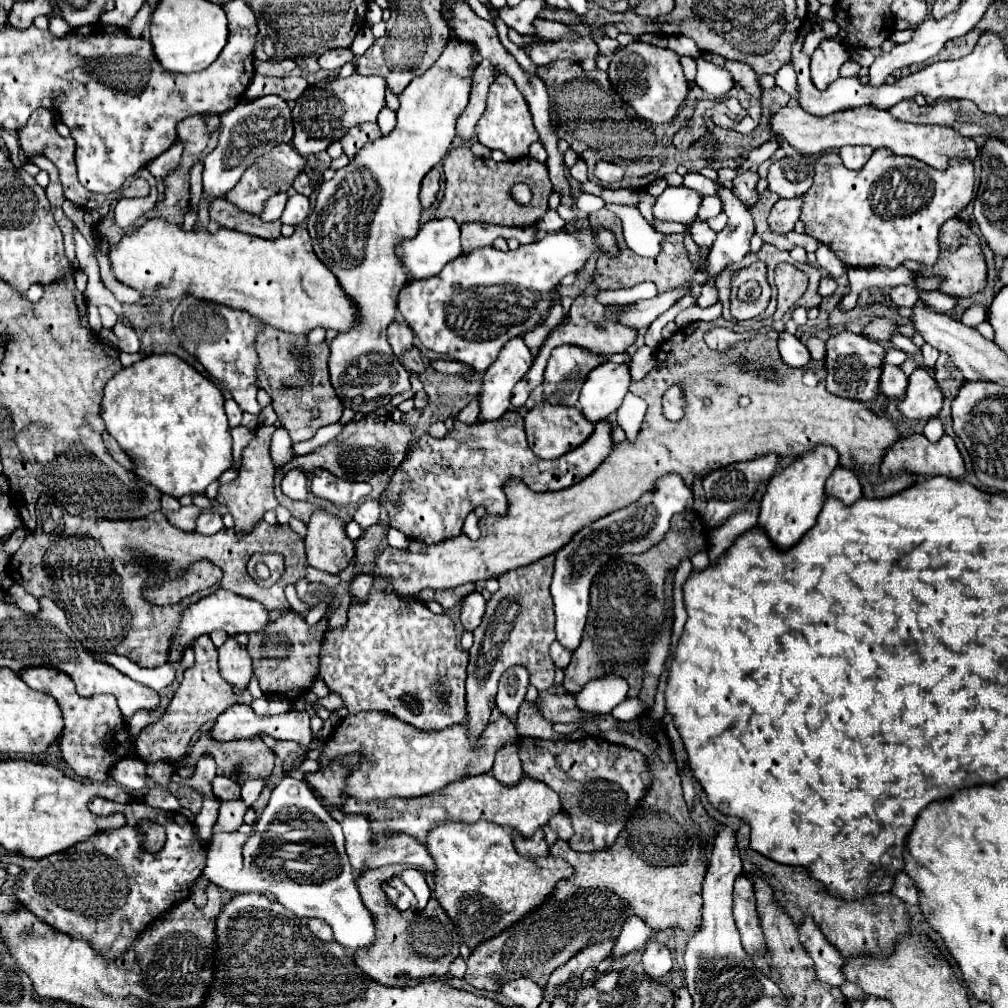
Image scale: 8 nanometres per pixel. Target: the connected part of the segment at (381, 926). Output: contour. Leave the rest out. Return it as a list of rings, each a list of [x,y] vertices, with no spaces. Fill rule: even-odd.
[[[383,866],[377,870],[367,870],[357,878],[363,904],[373,916],[375,942],[365,950],[357,950],[353,960],[365,974],[383,986],[411,986],[421,978],[447,974],[451,962],[459,956],[459,942],[451,942],[453,924],[439,902],[431,902],[423,912],[401,912],[387,904],[381,884],[395,872],[395,866]]]

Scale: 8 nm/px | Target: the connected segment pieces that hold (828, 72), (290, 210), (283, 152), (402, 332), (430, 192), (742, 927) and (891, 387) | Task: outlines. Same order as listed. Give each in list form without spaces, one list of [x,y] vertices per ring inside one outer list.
[[[833,38],[823,40],[811,56],[811,80],[813,80],[813,84],[819,90],[827,90],[827,86],[839,78],[839,68],[845,60],[849,60],[847,48],[841,48],[841,44]]]
[[[293,194],[289,200],[287,200],[287,206],[281,214],[281,222],[283,224],[289,224],[289,226],[301,226],[309,216],[309,200],[301,194]]]
[[[279,144],[279,146],[275,146],[267,156],[261,156],[253,166],[249,166],[249,168],[245,170],[245,174],[243,174],[241,180],[235,184],[235,188],[225,194],[225,200],[229,200],[231,204],[235,204],[239,210],[243,210],[243,212],[247,212],[247,214],[257,214],[257,216],[259,216],[259,214],[263,212],[263,208],[265,208],[265,202],[267,202],[271,196],[275,196],[275,194],[287,192],[287,190],[293,186],[295,178],[297,178],[301,172],[305,172],[307,168],[313,170],[313,172],[321,172],[319,160],[315,160],[315,166],[311,166],[309,158],[301,156],[301,154],[293,148],[293,144]]]
[[[393,322],[393,324],[389,324],[387,336],[389,336],[389,344],[393,348],[395,358],[401,358],[405,352],[409,352],[413,348],[413,332],[407,326]]]
[[[435,166],[431,172],[427,172],[427,176],[423,178],[423,186],[421,186],[421,200],[423,200],[423,208],[429,208],[435,202],[437,190],[441,184],[441,168]]]
[[[743,874],[735,880],[733,890],[733,916],[737,922],[737,930],[741,934],[743,948],[749,956],[755,956],[763,952],[765,940],[759,926],[759,916],[755,910],[755,896],[753,896],[753,884]]]
[[[883,366],[879,380],[879,394],[883,398],[901,398],[907,386],[907,376],[897,366]]]

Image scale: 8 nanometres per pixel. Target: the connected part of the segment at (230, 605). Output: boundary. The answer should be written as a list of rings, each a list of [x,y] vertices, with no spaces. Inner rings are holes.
[[[215,590],[213,594],[201,598],[197,604],[191,604],[187,608],[187,612],[183,612],[179,636],[175,638],[175,644],[171,646],[169,662],[179,660],[183,656],[185,648],[189,646],[189,642],[195,640],[201,634],[209,634],[213,630],[223,630],[229,636],[235,636],[235,634],[257,634],[269,622],[271,622],[271,614],[269,614],[269,610],[263,604],[259,604],[255,600],[247,600],[247,598],[243,598],[239,594],[233,594],[229,590]]]

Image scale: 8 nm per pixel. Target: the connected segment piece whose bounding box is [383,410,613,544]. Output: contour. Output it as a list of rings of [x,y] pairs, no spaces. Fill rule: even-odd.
[[[515,410],[505,412],[499,420],[487,424],[461,424],[455,422],[455,430],[443,440],[425,434],[409,458],[395,470],[383,500],[389,510],[389,524],[399,528],[407,538],[435,544],[443,538],[457,536],[463,528],[465,516],[477,504],[483,504],[489,514],[503,514],[507,506],[505,484],[509,480],[525,482],[533,492],[563,490],[583,478],[613,452],[611,438],[613,424],[601,420],[595,424],[593,434],[575,450],[557,460],[541,460],[527,444],[523,418]],[[401,498],[401,506],[393,508],[393,502]]]

